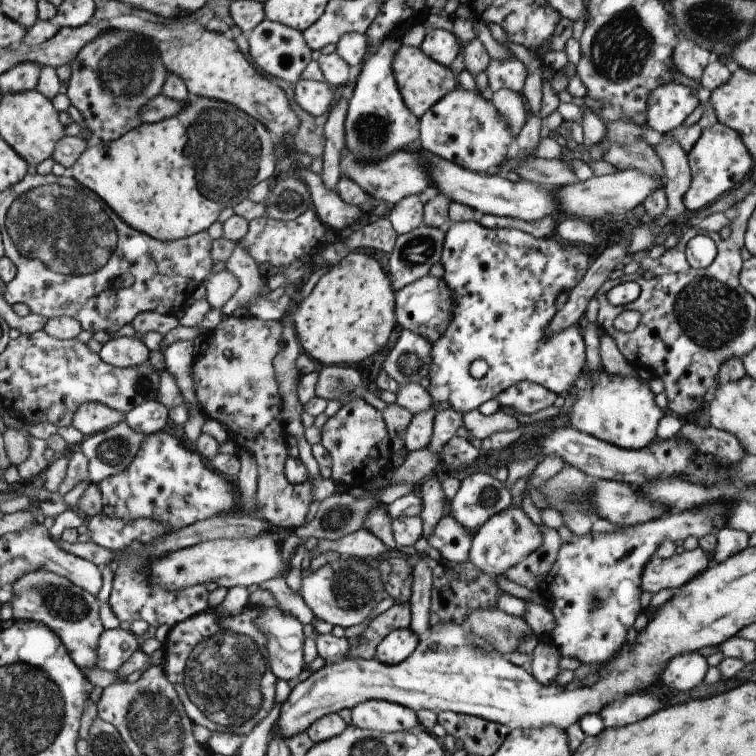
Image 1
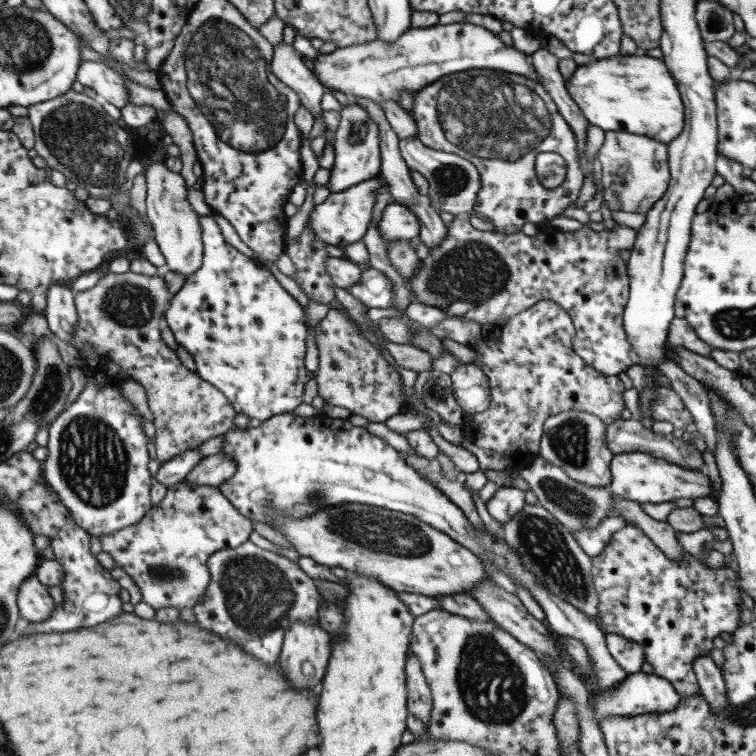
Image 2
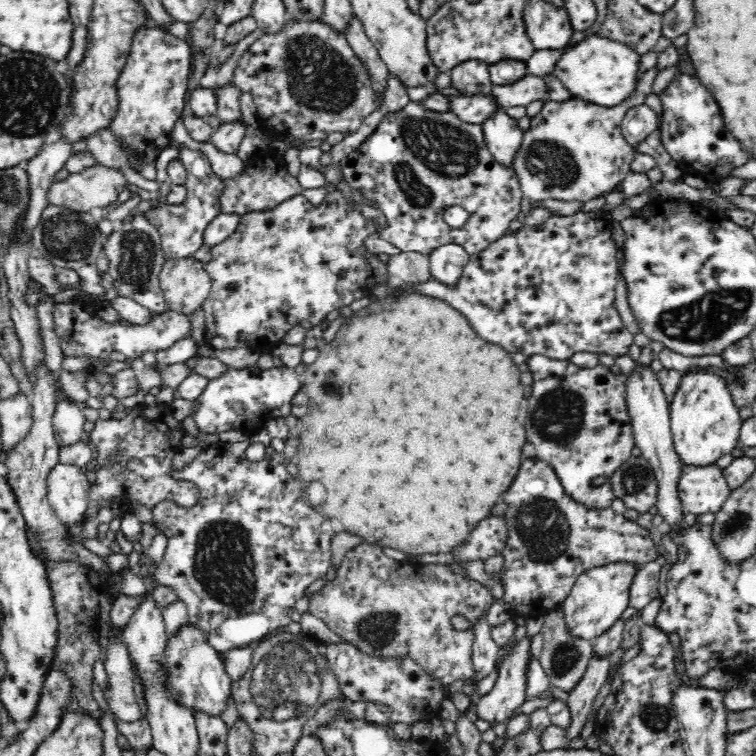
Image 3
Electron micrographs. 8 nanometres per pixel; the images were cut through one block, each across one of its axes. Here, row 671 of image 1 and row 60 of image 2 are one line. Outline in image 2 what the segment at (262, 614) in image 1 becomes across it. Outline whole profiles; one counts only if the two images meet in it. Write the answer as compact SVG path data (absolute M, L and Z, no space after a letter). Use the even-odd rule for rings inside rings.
M282 41L272 46L270 72L275 79L291 88L300 99L300 105L310 110L313 118L316 118L321 116L319 102L326 88L295 53L292 46Z

